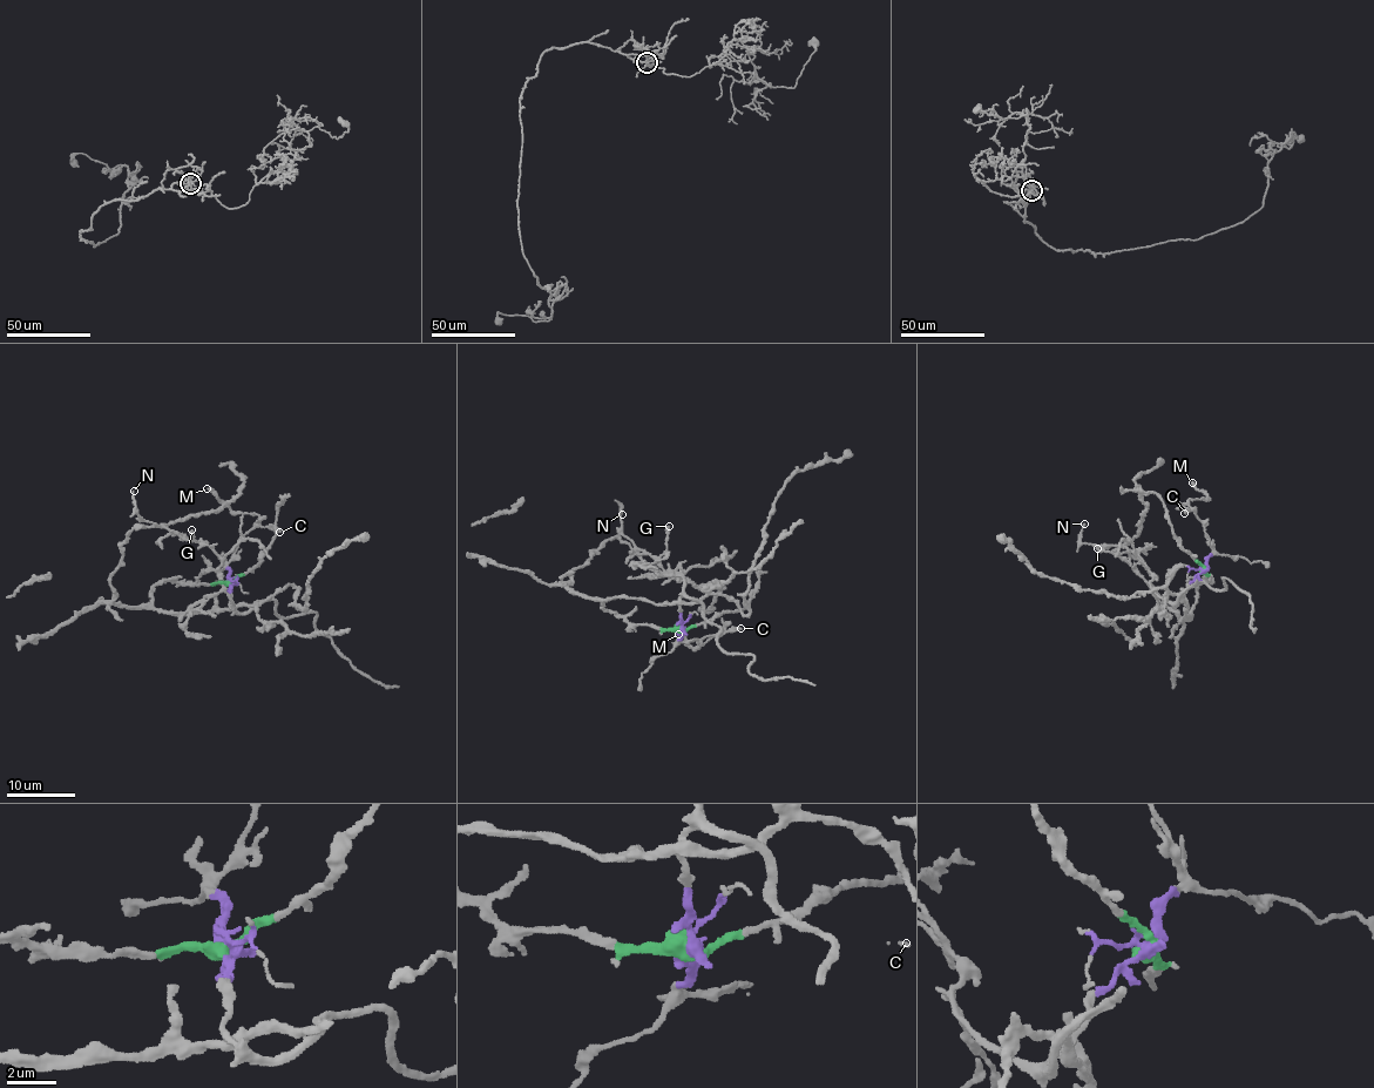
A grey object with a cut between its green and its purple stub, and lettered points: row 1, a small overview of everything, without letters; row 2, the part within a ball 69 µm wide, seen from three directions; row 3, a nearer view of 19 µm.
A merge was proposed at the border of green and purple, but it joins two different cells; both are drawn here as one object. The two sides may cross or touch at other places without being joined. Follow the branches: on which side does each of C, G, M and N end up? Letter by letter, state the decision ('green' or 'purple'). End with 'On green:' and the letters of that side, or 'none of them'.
C: purple
G: purple
M: purple
N: purple
On green: none of them

